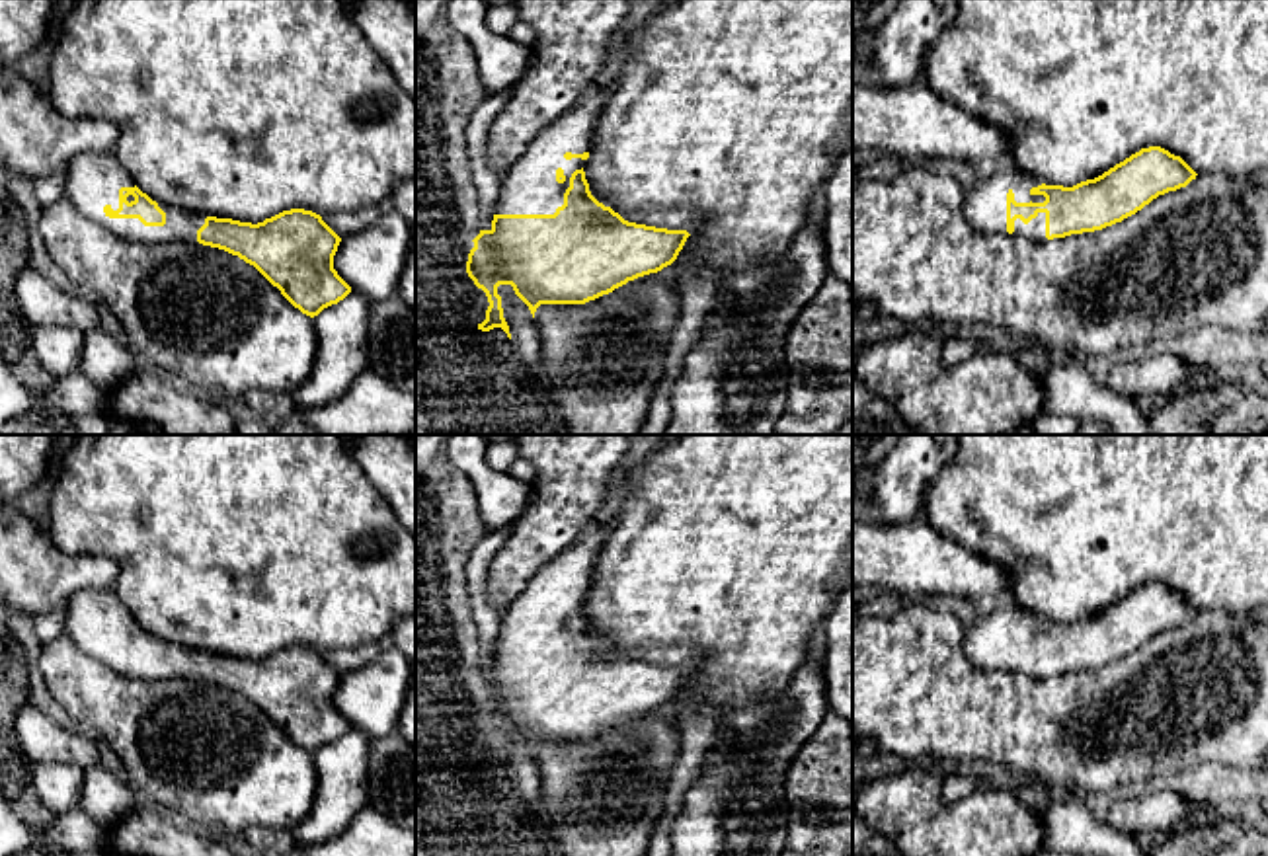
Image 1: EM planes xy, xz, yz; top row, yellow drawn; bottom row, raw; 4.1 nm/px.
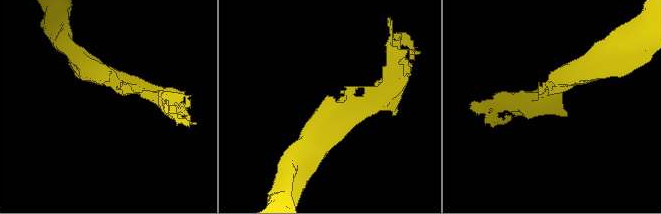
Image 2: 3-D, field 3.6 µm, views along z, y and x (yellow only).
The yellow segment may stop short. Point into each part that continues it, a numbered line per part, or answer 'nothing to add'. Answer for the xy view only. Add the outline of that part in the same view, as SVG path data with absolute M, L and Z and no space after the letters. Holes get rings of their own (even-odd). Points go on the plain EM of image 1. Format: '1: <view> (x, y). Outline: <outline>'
1: xy (211, 759). Outline: M113 589L80 591L66 601L64 610L66 630L59 640L43 645L39 671L53 698L76 721L96 727L105 737L140 799L199 831L228 837L252 827L293 831L308 815L318 790L312 755L295 745L254 702L224 686L199 681L197 667L207 655L203 649L158 640L166 649L164 663L144 663L139 655L109 655L103 643L117 647L119 626L135 624Z

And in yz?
1: yz (925, 687). Outline: M919 599L892 616L852 616L852 743L874 737L878 753L909 764L923 760L973 760L1003 764L1020 780L1061 790L1065 798L1087 801L1092 794L1129 784L1161 786L1167 778L1204 759L1229 766L1260 766L1268 760L1268 624L1247 614L1198 610L1186 624L1159 632L1135 651L1094 669L1046 675L1046 649L1028 661L1014 657L1007 669L1007 630L1016 640L1044 640L1032 632L1038 622L1053 622L1005 599L997 608L964 626L948 610L925 606Z

